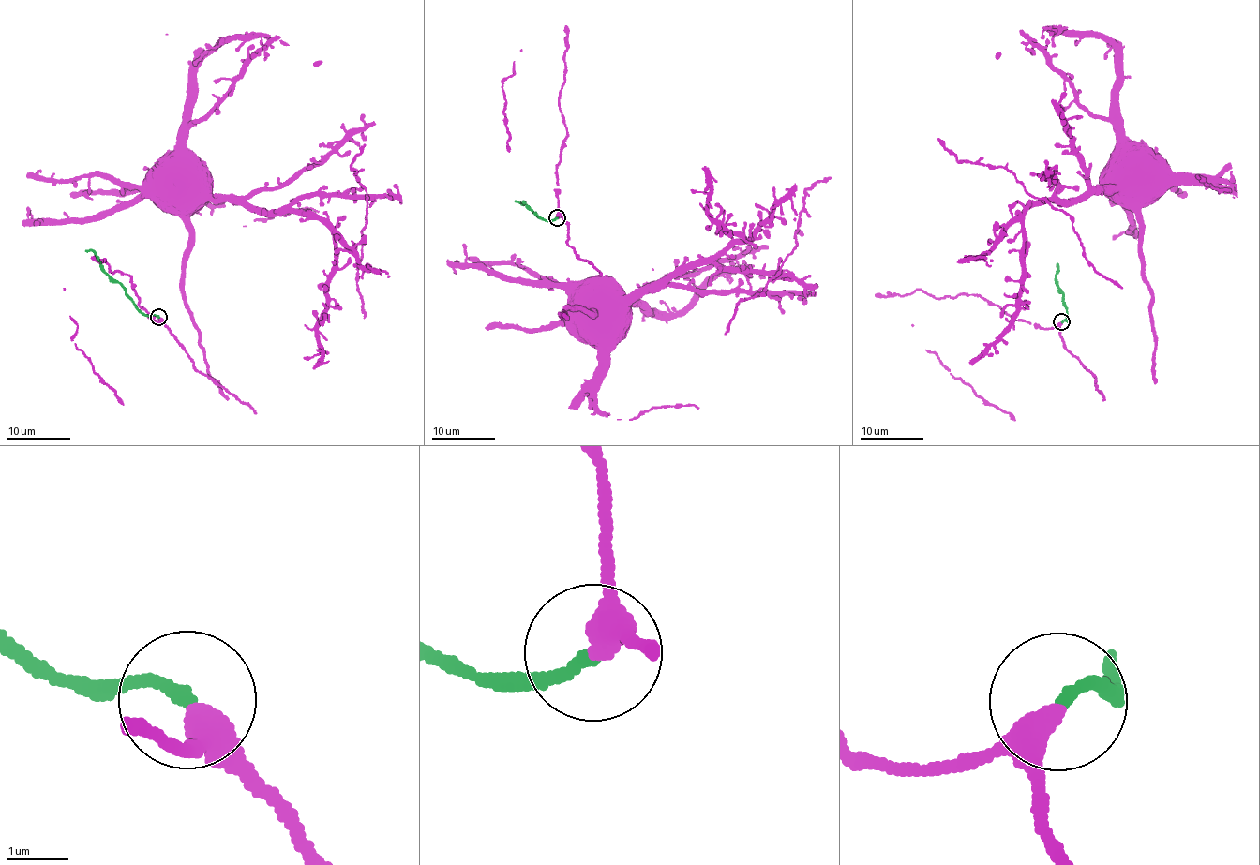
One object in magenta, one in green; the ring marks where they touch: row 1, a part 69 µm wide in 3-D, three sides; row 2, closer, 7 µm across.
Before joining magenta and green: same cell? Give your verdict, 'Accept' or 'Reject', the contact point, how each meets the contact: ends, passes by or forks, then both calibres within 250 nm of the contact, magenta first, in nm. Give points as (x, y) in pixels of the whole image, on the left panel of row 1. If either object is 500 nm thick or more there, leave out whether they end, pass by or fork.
Accept. Place: (158, 317). At the ring magenta passes by. At the ring green ends. Thickness 320 nm (magenta) against 200 nm

